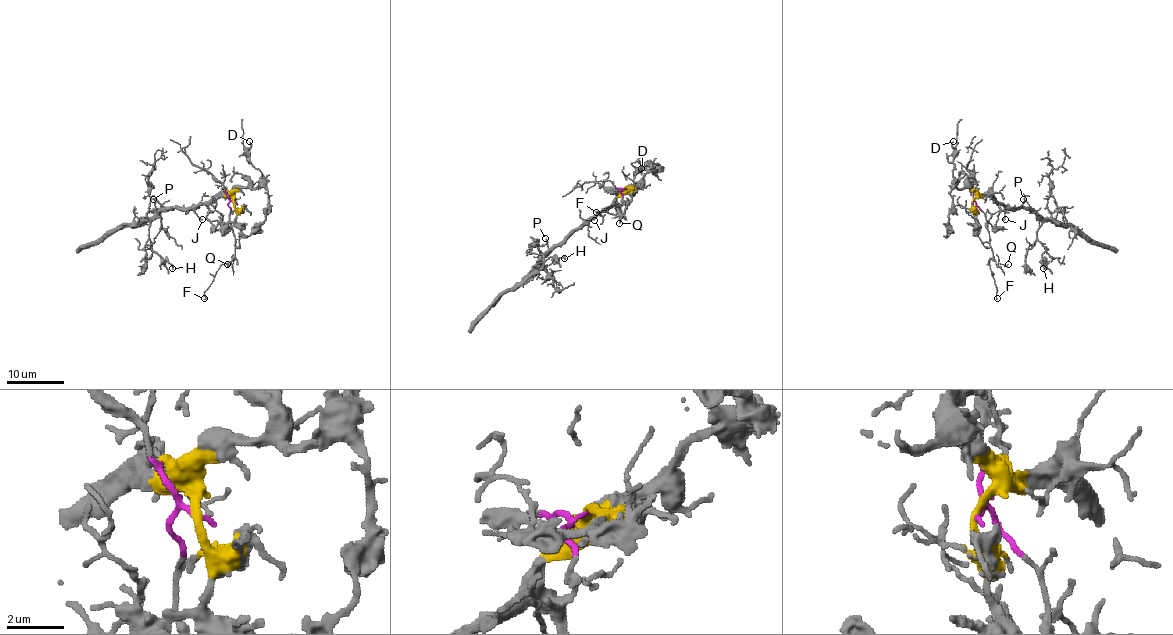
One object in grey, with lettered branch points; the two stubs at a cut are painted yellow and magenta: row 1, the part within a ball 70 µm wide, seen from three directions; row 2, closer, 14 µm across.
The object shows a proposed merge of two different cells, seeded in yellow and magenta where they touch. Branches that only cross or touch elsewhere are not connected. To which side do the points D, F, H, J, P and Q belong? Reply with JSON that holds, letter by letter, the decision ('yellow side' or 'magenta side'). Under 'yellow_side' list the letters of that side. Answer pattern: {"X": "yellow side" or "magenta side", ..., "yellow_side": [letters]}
{"D": "yellow side", "F": "magenta side", "H": "yellow side", "J": "yellow side", "P": "yellow side", "Q": "magenta side", "yellow_side": ["D", "H", "J", "P"]}

